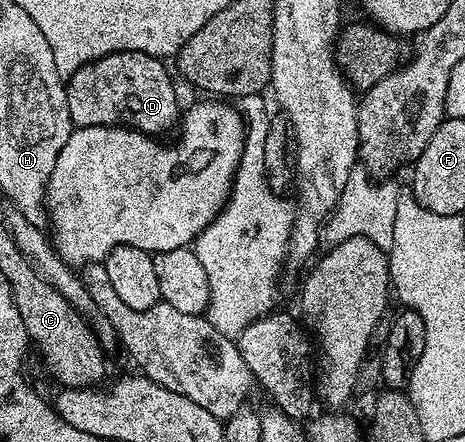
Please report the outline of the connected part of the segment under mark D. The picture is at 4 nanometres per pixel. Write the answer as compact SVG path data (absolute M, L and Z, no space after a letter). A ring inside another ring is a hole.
M119 51L118 53L108 53L103 55L98 61L88 61L79 71L75 71L70 75L65 81L65 94L67 95L67 107L69 108L69 114L73 120L74 126L76 128L82 129L83 127L99 127L100 125L119 125L122 127L128 127L130 129L136 129L138 133L148 133L150 135L162 135L169 128L176 126L179 121L179 109L177 113L177 89L173 86L173 81L175 82L174 74L171 72L164 60L160 57L152 57L147 55L143 51Z

